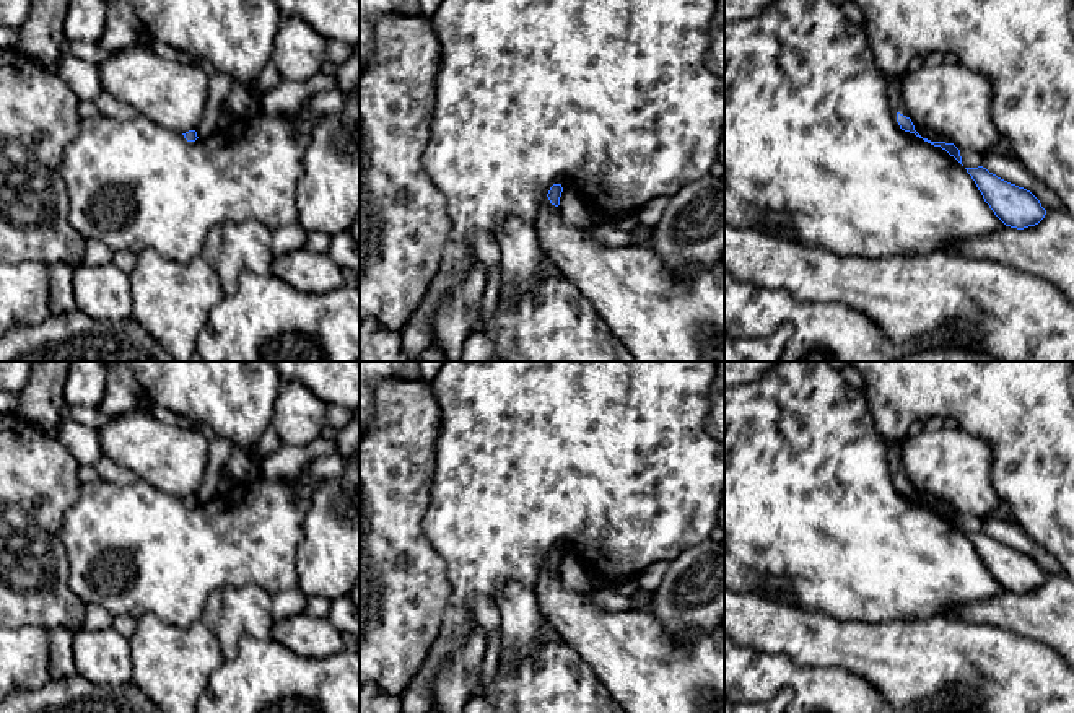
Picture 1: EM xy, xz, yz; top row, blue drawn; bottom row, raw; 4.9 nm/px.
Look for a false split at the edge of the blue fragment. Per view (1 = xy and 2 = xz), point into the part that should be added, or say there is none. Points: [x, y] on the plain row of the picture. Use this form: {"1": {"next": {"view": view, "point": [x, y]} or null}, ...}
{"1": {"next": null}, "2": {"next": null}}

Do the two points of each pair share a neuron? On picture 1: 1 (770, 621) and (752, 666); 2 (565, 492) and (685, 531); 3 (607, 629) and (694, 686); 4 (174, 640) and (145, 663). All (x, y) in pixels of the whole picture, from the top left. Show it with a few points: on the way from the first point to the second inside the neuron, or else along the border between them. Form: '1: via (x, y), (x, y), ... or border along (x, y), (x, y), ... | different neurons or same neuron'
1: border along (741, 643), (765, 651), (781, 651), (793, 661) | different neurons
2: via (594, 492), (646, 492), (656, 502) | same neuron
3: via (628, 650), (658, 679), (672, 686) | same neuron
4: via (168, 647), (152, 663) | same neuron

